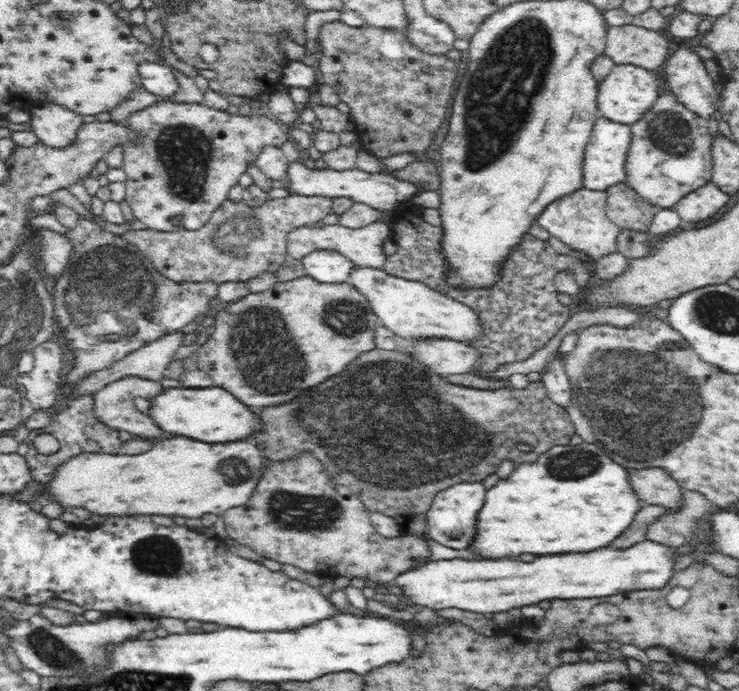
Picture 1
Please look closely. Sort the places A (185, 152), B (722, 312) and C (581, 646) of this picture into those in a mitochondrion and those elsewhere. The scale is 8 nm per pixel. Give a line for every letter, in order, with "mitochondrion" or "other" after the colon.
A: mitochondrion
B: mitochondrion
C: other

